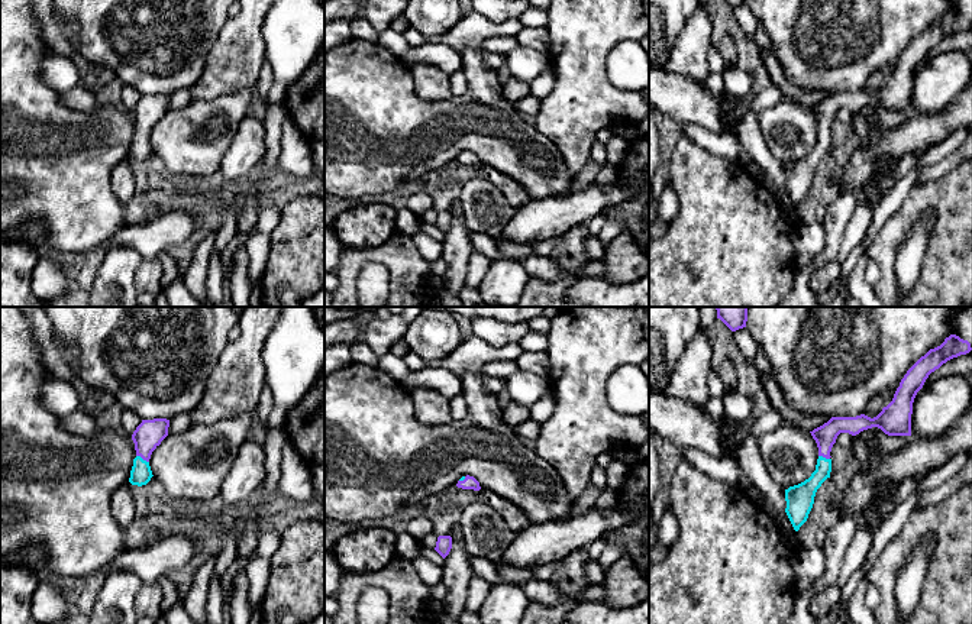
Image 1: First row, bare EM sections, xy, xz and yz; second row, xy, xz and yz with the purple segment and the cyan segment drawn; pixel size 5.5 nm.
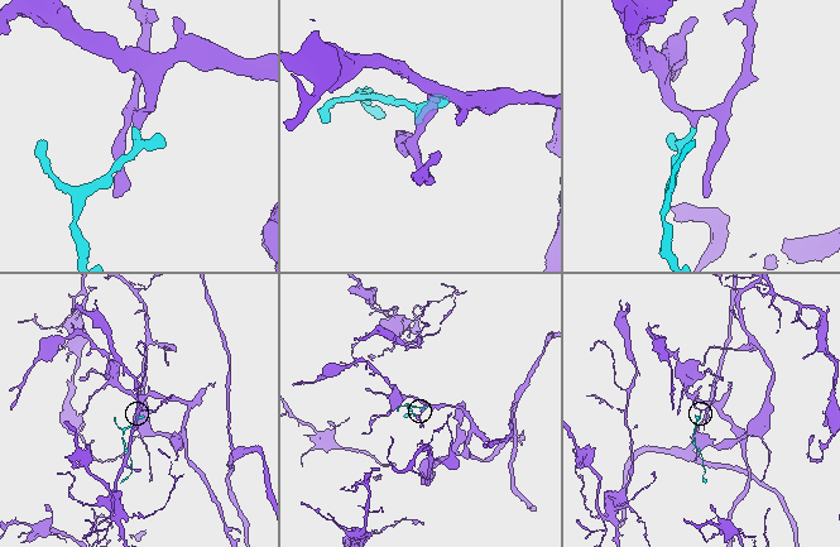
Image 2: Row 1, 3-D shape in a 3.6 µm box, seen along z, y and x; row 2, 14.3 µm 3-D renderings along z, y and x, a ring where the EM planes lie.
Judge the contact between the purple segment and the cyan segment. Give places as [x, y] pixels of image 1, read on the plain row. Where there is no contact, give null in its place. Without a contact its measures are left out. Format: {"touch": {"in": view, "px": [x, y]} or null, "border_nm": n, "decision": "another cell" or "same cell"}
{"touch": {"in": "xy", "px": [142, 133]}, "border_nm": 80, "decision": "same cell"}

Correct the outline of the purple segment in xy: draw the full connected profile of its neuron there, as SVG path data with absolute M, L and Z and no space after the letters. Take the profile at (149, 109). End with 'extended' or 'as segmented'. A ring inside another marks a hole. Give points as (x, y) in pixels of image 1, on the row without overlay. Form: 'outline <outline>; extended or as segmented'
outline M154 94L142 96L132 110L135 119L136 133L130 146L129 158L132 161L146 161L152 151L149 135L152 127L161 120L168 111L169 96Z; extended

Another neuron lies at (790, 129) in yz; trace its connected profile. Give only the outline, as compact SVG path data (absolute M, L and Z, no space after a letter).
M782 98L774 107L756 114L756 125L772 156L794 162L811 152L818 135L818 123L808 106Z

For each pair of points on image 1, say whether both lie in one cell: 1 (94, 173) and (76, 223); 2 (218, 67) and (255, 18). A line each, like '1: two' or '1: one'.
1: one
2: one

